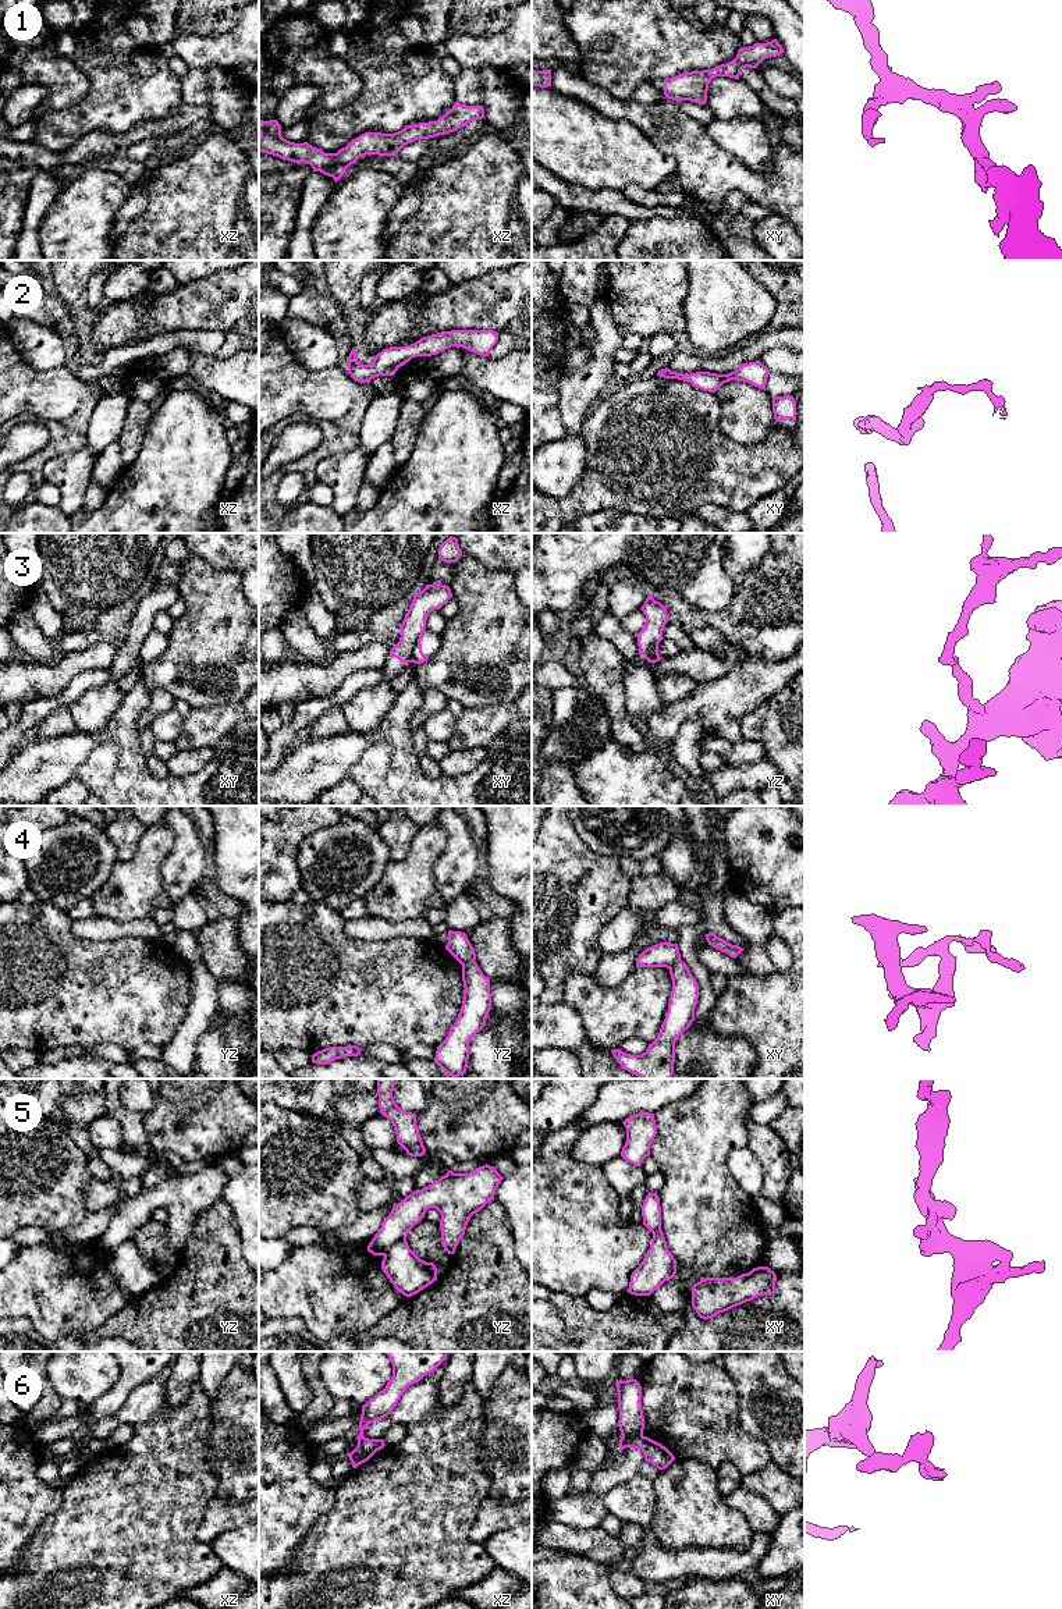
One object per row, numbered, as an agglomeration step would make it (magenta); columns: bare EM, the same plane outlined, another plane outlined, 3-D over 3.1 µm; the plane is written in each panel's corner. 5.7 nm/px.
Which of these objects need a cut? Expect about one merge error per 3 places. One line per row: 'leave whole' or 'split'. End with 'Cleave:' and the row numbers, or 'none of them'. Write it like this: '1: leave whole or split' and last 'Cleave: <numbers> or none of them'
1: leave whole
2: leave whole
3: split
4: split
5: leave whole
6: split
Cleave: 3, 4, 6

